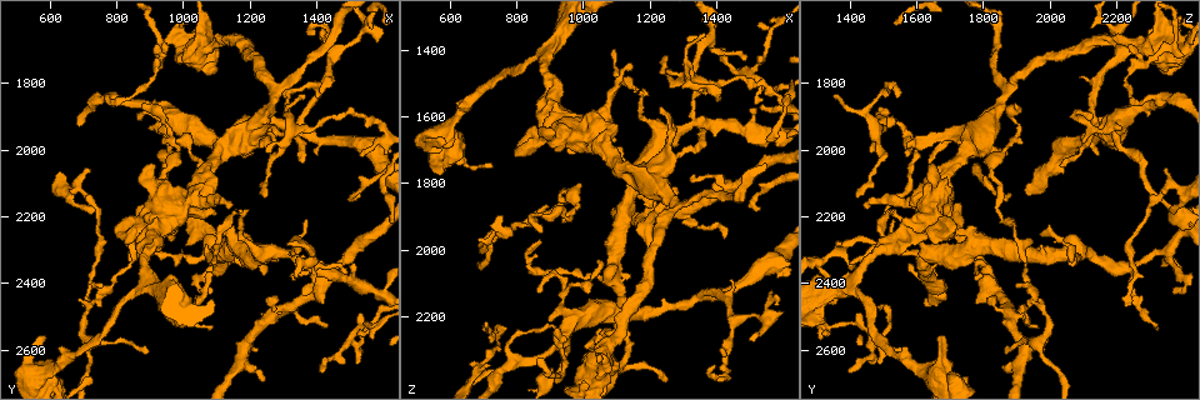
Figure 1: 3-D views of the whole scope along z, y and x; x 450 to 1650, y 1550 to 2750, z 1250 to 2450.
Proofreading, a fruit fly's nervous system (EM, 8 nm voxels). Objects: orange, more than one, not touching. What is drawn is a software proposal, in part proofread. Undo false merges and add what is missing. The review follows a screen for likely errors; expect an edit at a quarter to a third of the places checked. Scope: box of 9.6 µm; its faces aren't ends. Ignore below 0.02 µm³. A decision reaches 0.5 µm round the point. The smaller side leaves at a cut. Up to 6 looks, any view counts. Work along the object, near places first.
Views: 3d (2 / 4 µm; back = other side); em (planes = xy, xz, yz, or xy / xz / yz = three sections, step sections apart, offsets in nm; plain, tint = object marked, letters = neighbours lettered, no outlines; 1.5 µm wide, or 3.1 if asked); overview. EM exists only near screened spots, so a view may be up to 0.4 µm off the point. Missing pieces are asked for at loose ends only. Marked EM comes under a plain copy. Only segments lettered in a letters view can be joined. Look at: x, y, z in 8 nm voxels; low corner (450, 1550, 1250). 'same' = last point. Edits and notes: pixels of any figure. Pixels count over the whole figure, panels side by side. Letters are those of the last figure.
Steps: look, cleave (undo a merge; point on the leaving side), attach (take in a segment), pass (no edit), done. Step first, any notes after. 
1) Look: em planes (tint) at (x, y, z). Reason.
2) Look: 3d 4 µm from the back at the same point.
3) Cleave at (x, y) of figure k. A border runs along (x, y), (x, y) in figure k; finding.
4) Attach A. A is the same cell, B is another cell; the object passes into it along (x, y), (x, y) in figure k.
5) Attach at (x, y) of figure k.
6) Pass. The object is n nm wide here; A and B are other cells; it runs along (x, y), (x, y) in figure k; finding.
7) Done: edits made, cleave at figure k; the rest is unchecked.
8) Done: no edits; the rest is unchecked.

Look: em xz step 4 (tint) at (1090, 2350, 1400). Free end.

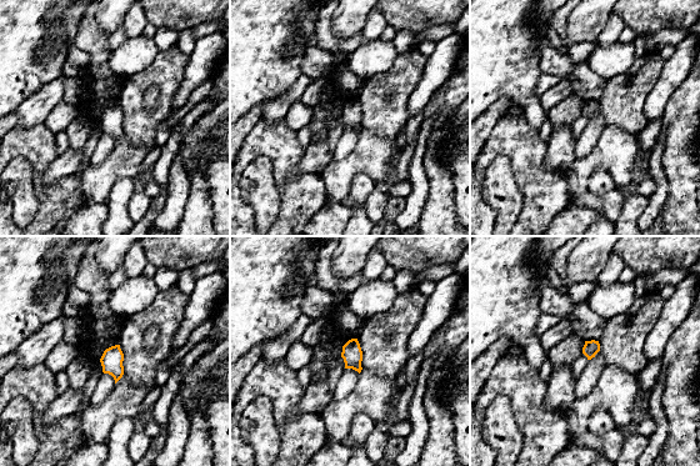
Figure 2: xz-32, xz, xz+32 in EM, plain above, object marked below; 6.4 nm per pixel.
Look: em xz step 4 (letters) at the same point. What lies round it.

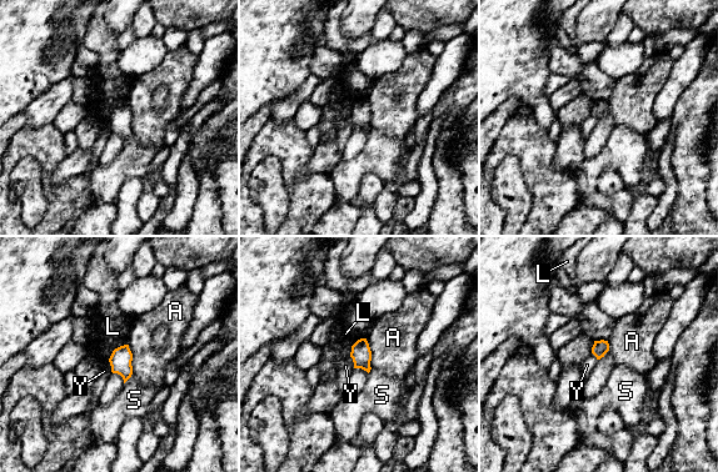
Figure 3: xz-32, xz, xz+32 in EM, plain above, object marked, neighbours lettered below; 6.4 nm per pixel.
Pass. A, L, S and Y are other cells; a border runs along (349, 356), (354, 367) in figure 3; no lettered segment goes on from it.

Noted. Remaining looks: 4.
Look: em planes (letters) at (590, 2560, 1680). Branch stops here.

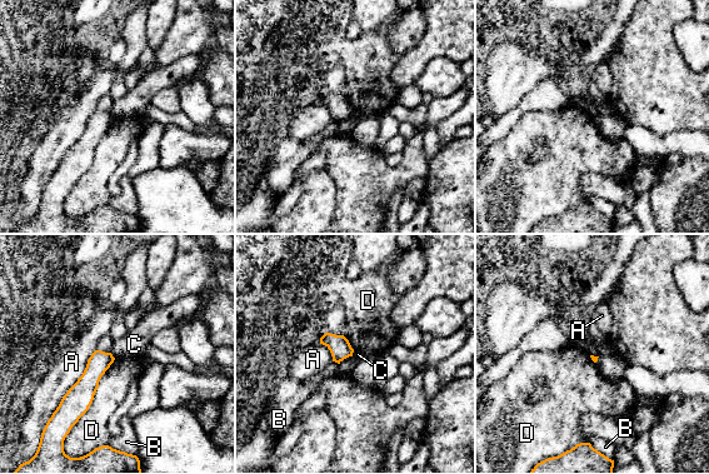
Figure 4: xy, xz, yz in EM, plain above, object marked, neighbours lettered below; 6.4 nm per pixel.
Pass. The longest contact is with D, 550 nm; A, B, C and D are other cells; none of them fits.

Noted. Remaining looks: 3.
Look: 3d 2 µm from the back at (950, 2070, 1820). Sudden change in width.

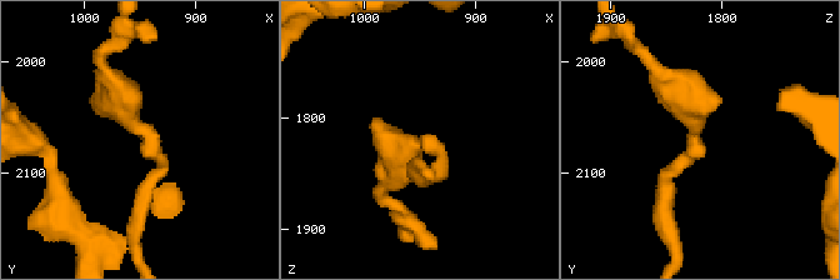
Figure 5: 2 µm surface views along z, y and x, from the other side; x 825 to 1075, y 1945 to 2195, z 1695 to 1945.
Look: em planes (letters) at (946, 2068, 1824).

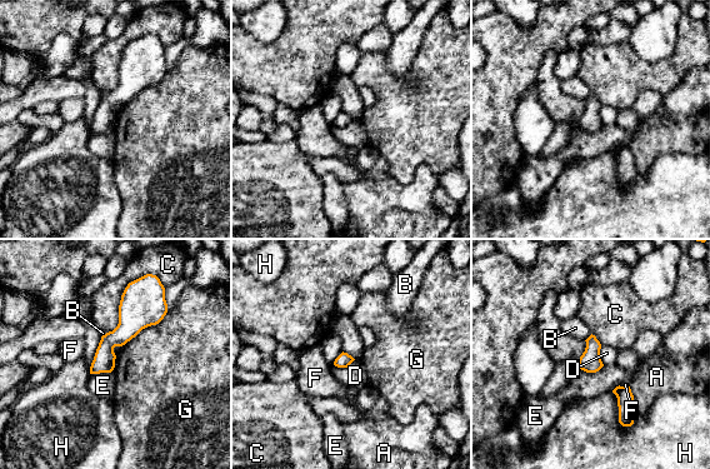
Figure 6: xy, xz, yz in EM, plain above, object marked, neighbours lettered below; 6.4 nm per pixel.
Pass. A, B, C, D, E, F, G and H are other cells; a border runs along (354, 359), (346, 367), (334, 365) in figure 6; continuous, no second neuron.

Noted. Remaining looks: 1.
Done: no edits; the rest is unchecked.

